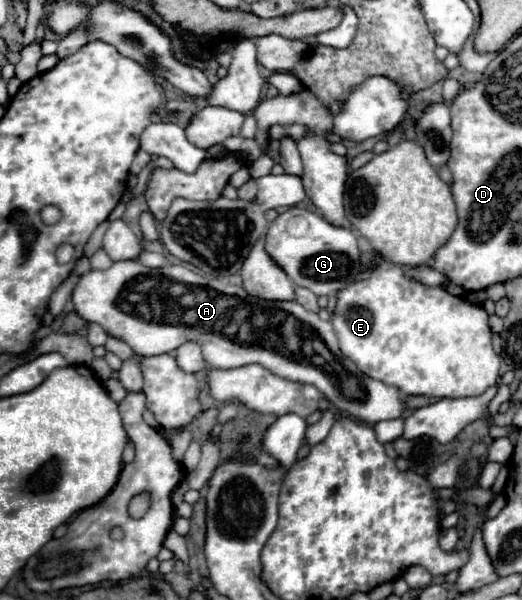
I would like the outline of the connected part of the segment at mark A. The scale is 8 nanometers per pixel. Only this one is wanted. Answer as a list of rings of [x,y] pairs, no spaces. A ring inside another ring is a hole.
[[[120,260],[106,270],[82,274],[72,302],[84,320],[100,324],[108,336],[126,342],[140,356],[160,356],[184,342],[198,342],[212,368],[260,364],[280,378],[316,386],[338,410],[368,424],[402,418],[406,410],[402,392],[360,372],[340,352],[332,322],[304,310],[296,300],[260,300],[246,294],[242,286],[232,286],[222,278],[204,278],[188,266],[166,264],[152,270],[138,260]],[[306,338],[310,338],[308,350]]]

